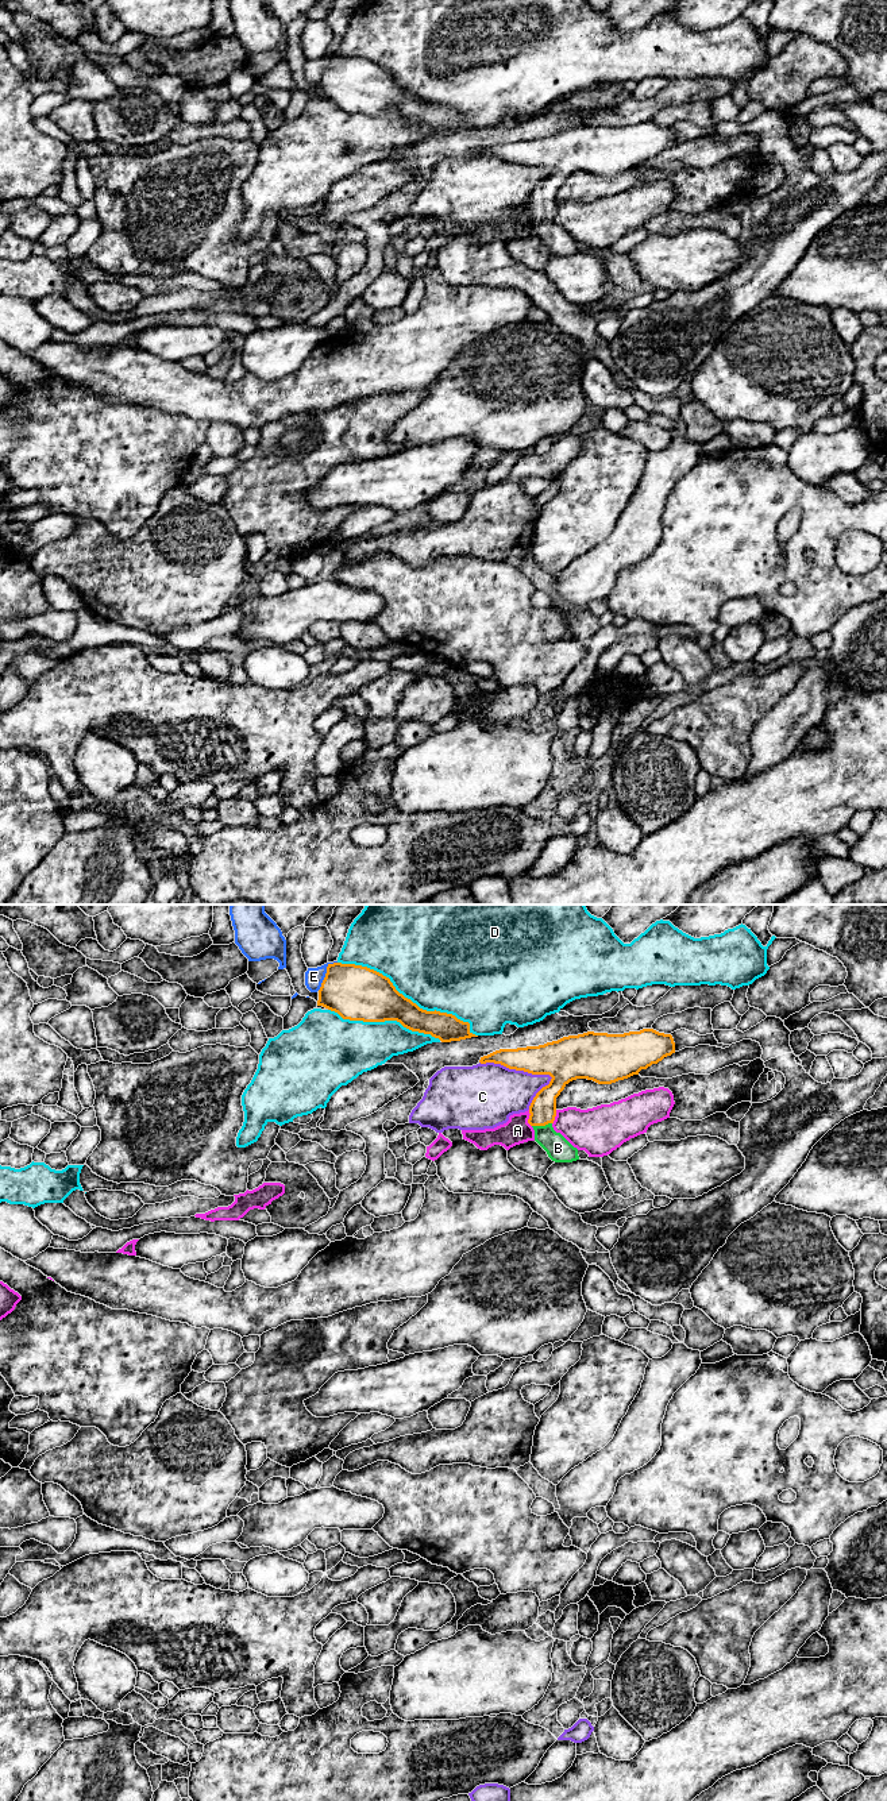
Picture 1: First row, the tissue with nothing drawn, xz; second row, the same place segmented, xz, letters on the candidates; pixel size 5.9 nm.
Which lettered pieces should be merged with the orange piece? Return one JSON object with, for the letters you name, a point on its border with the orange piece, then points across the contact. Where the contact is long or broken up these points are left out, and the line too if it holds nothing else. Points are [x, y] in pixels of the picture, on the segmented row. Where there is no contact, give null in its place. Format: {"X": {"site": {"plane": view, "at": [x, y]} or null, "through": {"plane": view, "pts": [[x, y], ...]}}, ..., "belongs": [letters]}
{"B": {"site": {"plane": "xz", "at": [542, 1125]}, "through": {"plane": "xz", "pts": [[543, 1109], [542, 1125], [544, 1134], [558, 1148]]}}, "belongs": ["B"]}

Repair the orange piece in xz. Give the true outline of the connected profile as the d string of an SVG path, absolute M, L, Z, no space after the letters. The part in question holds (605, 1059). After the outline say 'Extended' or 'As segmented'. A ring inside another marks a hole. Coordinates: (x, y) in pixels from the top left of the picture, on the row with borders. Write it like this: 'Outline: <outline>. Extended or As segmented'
Outline: M653 1029L624 1034L587 1031L539 1046L500 1049L481 1057L479 1063L501 1064L509 1069L552 1077L533 1098L528 1123L535 1130L535 1141L552 1161L572 1162L579 1160L578 1149L552 1127L556 1098L564 1087L576 1079L612 1084L639 1075L641 1069L672 1053L672 1036Z. Extended

